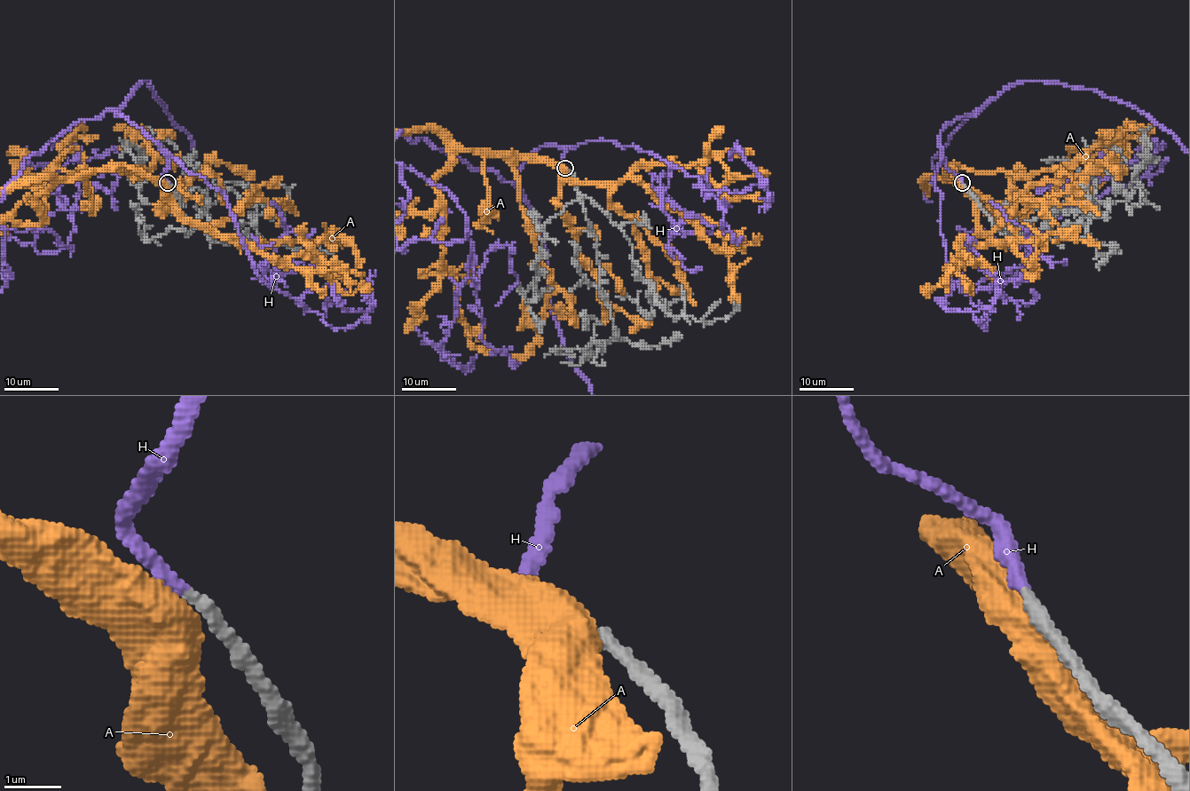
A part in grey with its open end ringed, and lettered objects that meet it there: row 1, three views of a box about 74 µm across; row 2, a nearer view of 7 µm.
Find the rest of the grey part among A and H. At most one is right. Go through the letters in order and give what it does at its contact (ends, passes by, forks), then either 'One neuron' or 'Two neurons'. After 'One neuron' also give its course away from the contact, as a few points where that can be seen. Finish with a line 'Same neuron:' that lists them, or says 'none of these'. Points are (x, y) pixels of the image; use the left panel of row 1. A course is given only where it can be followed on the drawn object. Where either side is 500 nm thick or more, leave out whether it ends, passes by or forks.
A: Two neurons
H: It ends there. One neuron
Same neuron: H

